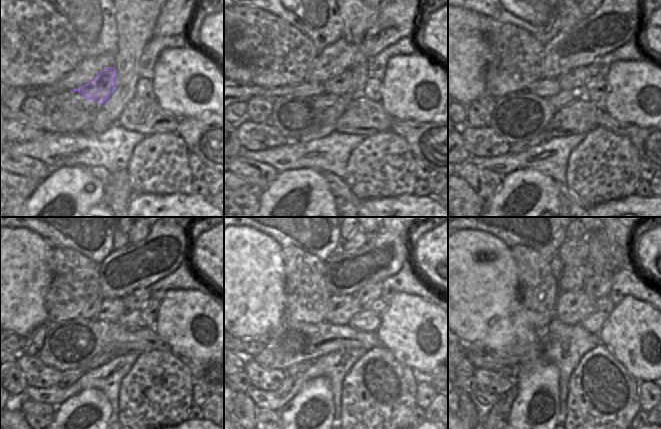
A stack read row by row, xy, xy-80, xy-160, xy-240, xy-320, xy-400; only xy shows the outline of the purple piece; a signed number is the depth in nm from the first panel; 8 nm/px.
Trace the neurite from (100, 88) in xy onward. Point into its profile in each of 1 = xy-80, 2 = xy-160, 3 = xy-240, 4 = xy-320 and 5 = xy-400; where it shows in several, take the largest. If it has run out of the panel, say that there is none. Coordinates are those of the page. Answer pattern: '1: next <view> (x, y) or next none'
1: next xy-80 (344, 82)
2: next xy-160 (577, 78)
3: next xy-240 (136, 299)
4: next xy-320 (368, 294)
5: next xy-400 (597, 286)

